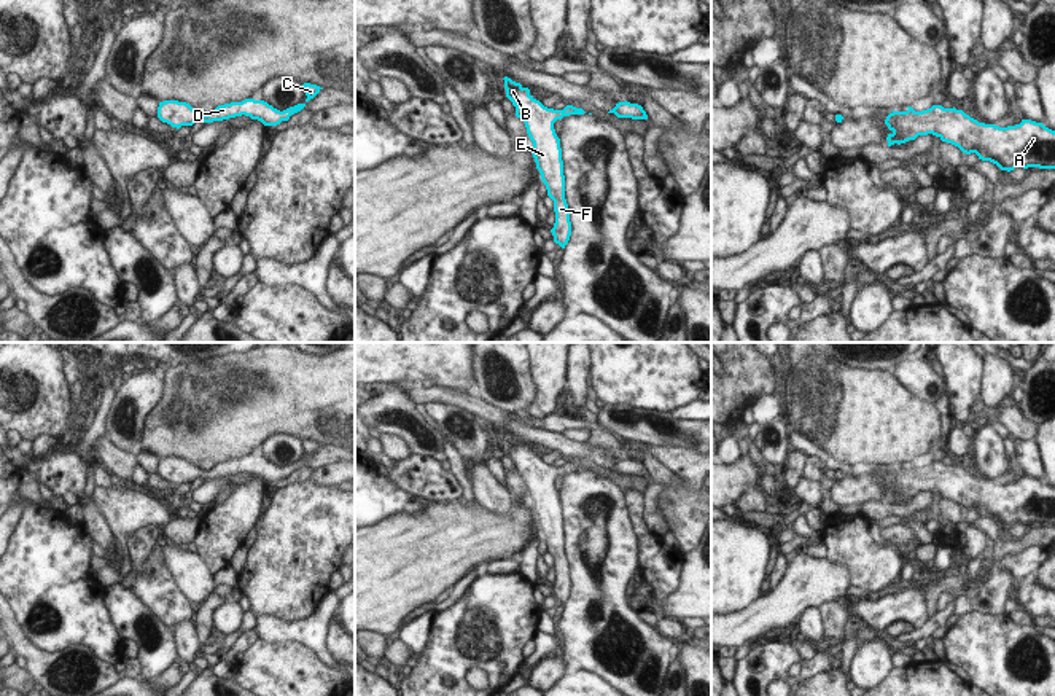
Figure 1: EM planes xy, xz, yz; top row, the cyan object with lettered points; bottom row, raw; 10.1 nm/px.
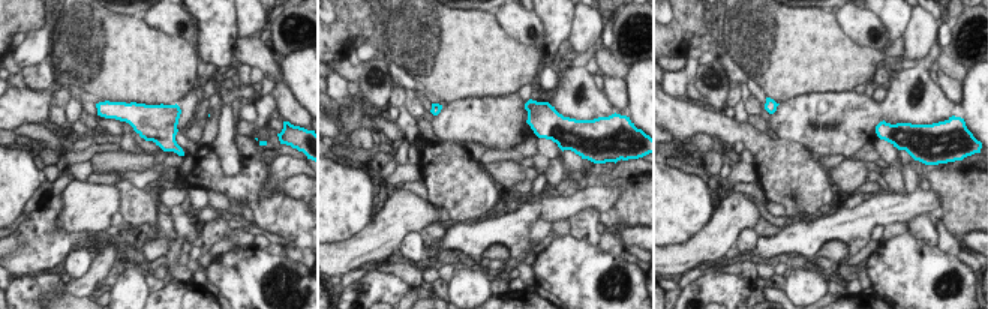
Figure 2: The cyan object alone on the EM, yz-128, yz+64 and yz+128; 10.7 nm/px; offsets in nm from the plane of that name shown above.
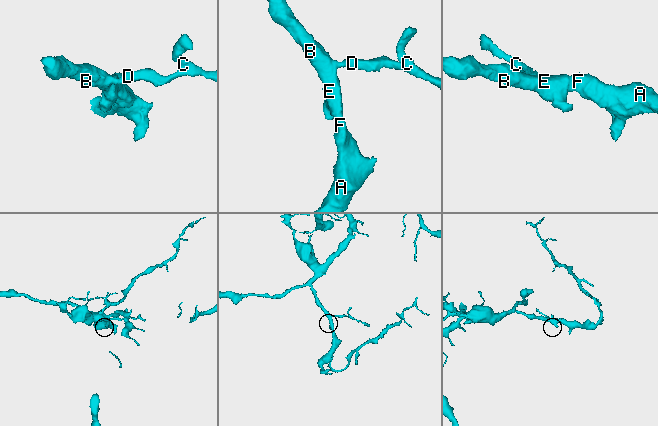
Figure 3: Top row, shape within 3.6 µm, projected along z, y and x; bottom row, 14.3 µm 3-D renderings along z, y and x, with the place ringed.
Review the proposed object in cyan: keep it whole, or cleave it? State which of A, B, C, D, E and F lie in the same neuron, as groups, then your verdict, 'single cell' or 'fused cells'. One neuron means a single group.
A B C D E F; single cell

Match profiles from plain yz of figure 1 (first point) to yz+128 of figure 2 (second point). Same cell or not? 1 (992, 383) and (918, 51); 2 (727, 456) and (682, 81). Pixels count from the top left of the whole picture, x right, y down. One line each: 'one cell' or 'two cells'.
1: one cell
2: one cell

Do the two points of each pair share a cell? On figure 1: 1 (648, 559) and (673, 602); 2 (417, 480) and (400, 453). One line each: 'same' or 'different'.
1: different
2: different

